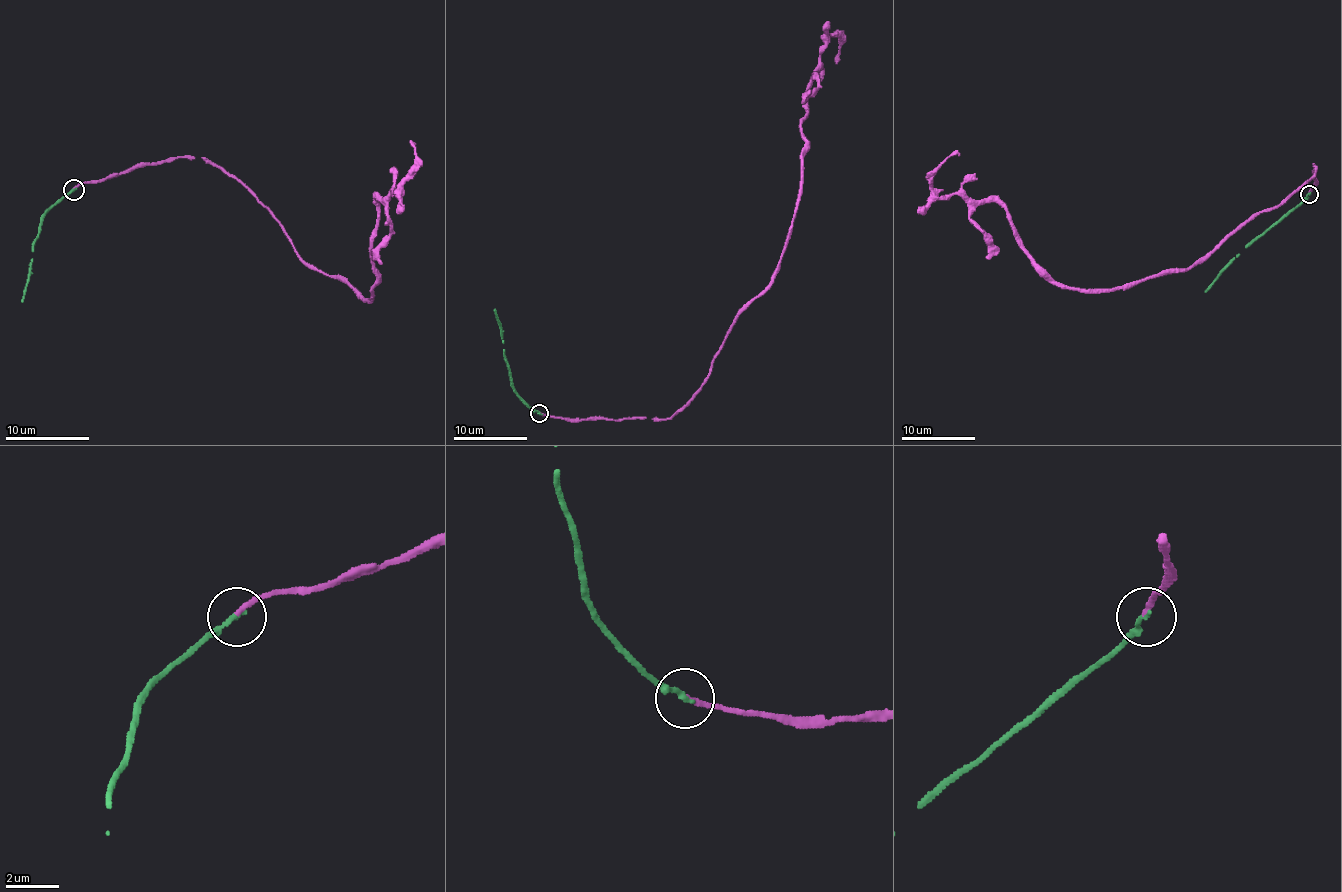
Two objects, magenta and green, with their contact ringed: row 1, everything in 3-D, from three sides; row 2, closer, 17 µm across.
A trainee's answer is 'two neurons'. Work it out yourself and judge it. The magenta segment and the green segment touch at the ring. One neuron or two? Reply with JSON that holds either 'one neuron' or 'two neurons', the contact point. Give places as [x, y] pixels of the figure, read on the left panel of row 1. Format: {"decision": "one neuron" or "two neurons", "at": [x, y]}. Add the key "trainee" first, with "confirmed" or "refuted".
{"trainee": "refuted", "decision": "one neuron", "at": [73, 190]}

